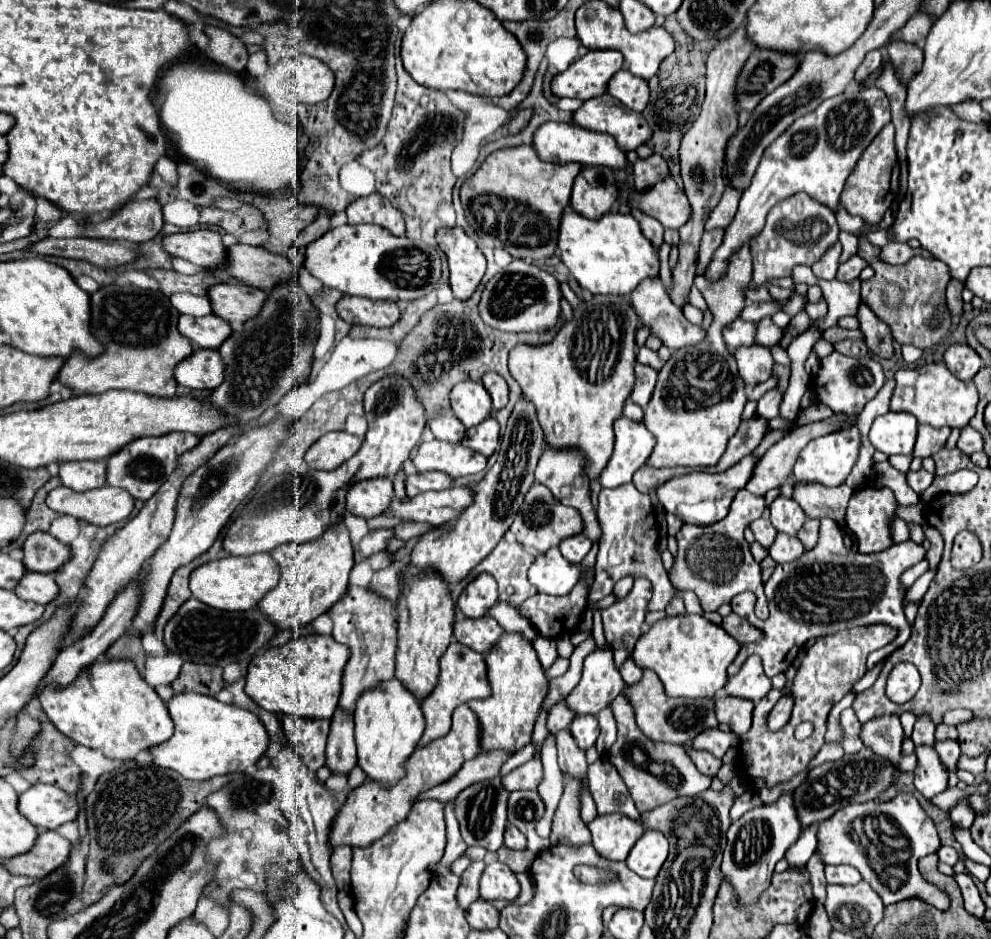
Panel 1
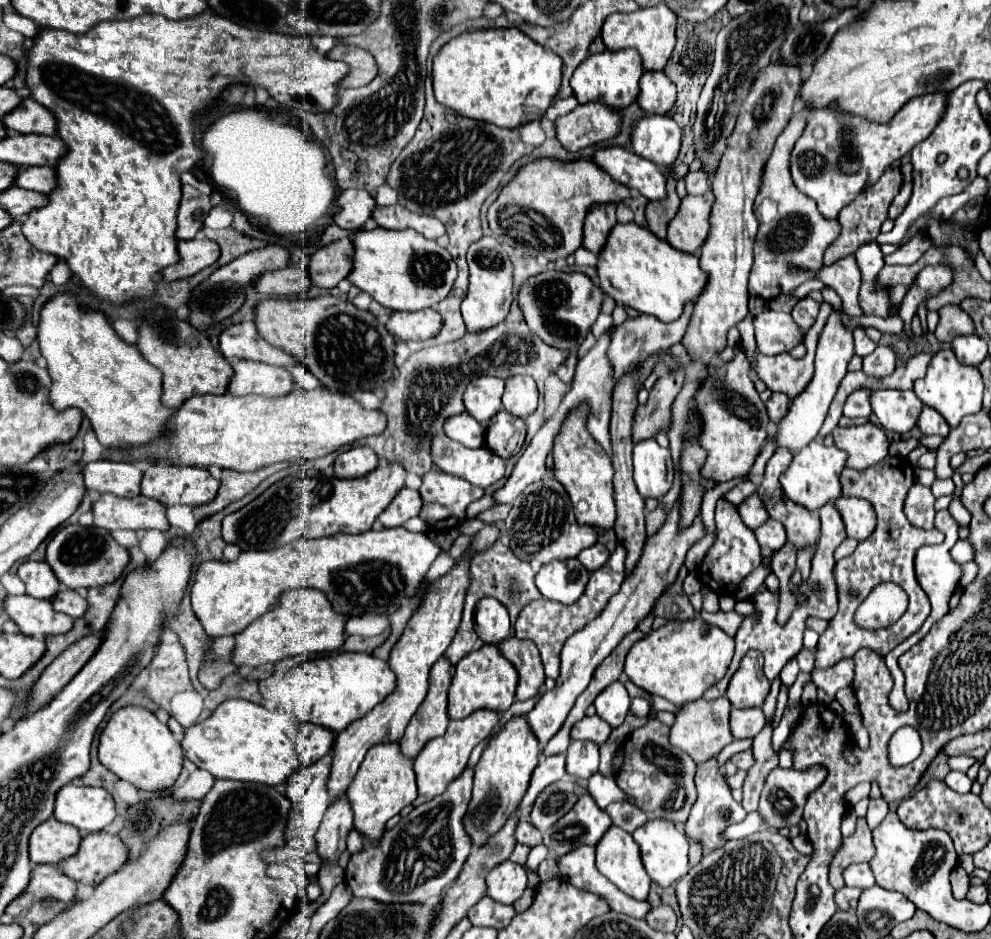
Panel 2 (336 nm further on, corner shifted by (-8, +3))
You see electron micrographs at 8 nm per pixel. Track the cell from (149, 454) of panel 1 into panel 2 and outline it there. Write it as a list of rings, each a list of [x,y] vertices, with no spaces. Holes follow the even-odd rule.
[[[150,464],[142,478],[142,494],[162,502],[164,506],[172,504],[204,504],[216,496],[220,480],[216,480],[206,468],[198,466],[176,466],[176,464]]]

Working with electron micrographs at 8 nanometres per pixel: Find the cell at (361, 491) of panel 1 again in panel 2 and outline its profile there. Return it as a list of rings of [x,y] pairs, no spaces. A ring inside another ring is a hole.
[[[402,488],[396,494],[396,498],[390,502],[390,506],[378,516],[378,520],[382,522],[384,528],[396,528],[396,526],[402,526],[408,518],[418,516],[420,506],[422,506],[422,498],[418,490]]]

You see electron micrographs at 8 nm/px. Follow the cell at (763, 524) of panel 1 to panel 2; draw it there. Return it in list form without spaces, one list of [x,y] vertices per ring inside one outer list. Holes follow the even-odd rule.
[[[758,494],[748,496],[748,498],[738,506],[738,512],[740,512],[740,516],[742,516],[742,522],[744,522],[750,530],[760,528],[760,526],[770,518],[768,512],[766,512],[766,508],[764,508],[764,502],[760,500]]]

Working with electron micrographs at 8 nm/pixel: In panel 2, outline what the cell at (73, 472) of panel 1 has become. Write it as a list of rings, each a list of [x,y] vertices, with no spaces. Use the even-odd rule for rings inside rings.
[[[96,460],[84,466],[84,484],[88,490],[110,492],[114,496],[136,496],[140,494],[142,468],[134,462],[114,462],[114,460]]]

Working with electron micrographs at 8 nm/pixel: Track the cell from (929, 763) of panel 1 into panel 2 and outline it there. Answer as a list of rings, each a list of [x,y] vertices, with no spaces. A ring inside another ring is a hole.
[[[950,772],[948,776],[946,776],[946,780],[944,780],[952,790],[956,790],[956,792],[970,792],[970,786],[972,786],[972,780],[964,774],[964,772]]]

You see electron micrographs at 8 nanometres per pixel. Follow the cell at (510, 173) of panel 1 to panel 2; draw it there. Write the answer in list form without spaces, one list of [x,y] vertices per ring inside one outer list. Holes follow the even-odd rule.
[[[538,158],[524,164],[516,176],[500,190],[500,196],[488,208],[492,234],[512,248],[522,246],[530,256],[544,254],[558,260],[574,254],[582,246],[582,222],[586,210],[596,202],[622,202],[630,190],[614,182],[604,170],[588,160],[562,162],[556,158]]]

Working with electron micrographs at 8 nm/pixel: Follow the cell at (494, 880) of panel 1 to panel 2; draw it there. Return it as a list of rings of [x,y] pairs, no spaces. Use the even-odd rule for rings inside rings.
[[[510,860],[492,868],[486,876],[486,894],[502,904],[514,904],[526,890],[526,872]]]

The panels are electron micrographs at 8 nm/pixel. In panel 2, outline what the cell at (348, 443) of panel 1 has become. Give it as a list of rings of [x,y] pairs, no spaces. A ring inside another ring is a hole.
[[[354,446],[342,452],[334,462],[336,478],[360,478],[378,466],[378,456],[368,446]]]

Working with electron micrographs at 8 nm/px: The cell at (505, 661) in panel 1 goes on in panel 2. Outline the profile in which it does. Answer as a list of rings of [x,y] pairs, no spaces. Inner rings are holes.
[[[526,714],[500,724],[494,734],[488,738],[488,744],[480,756],[480,762],[474,768],[474,790],[468,814],[464,818],[464,826],[474,844],[484,844],[486,838],[496,834],[510,814],[518,808],[524,790],[528,790],[528,778],[538,764],[542,748],[538,738],[534,736]]]

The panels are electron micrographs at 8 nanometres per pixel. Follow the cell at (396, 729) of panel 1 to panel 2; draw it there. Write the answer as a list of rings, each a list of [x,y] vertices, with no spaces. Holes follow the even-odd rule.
[[[380,742],[372,746],[352,784],[348,786],[348,798],[354,810],[354,828],[368,838],[380,838],[384,824],[416,798],[414,760],[400,750],[398,742]]]

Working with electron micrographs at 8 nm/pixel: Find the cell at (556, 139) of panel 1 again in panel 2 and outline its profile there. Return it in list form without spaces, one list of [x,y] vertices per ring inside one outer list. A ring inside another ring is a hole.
[[[622,146],[600,148],[592,158],[604,172],[608,172],[616,182],[640,192],[648,200],[662,200],[666,196],[666,176],[664,172],[648,162],[646,158],[634,154]]]

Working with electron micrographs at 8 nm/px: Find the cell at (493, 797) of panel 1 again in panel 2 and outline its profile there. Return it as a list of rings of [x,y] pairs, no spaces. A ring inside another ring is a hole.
[[[560,754],[560,756],[552,756],[552,758],[546,758],[544,762],[540,762],[536,766],[536,770],[532,772],[532,778],[530,778],[530,786],[526,790],[526,806],[532,806],[536,796],[552,782],[558,782],[564,774],[566,774],[566,768],[564,768],[564,762],[566,758]]]

